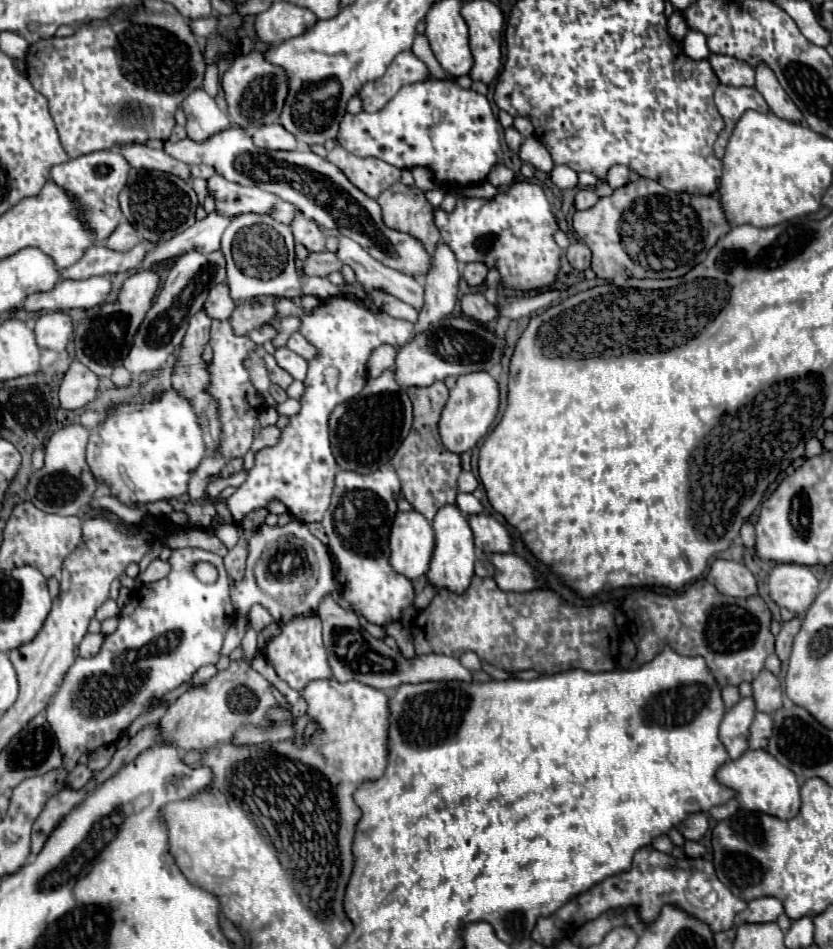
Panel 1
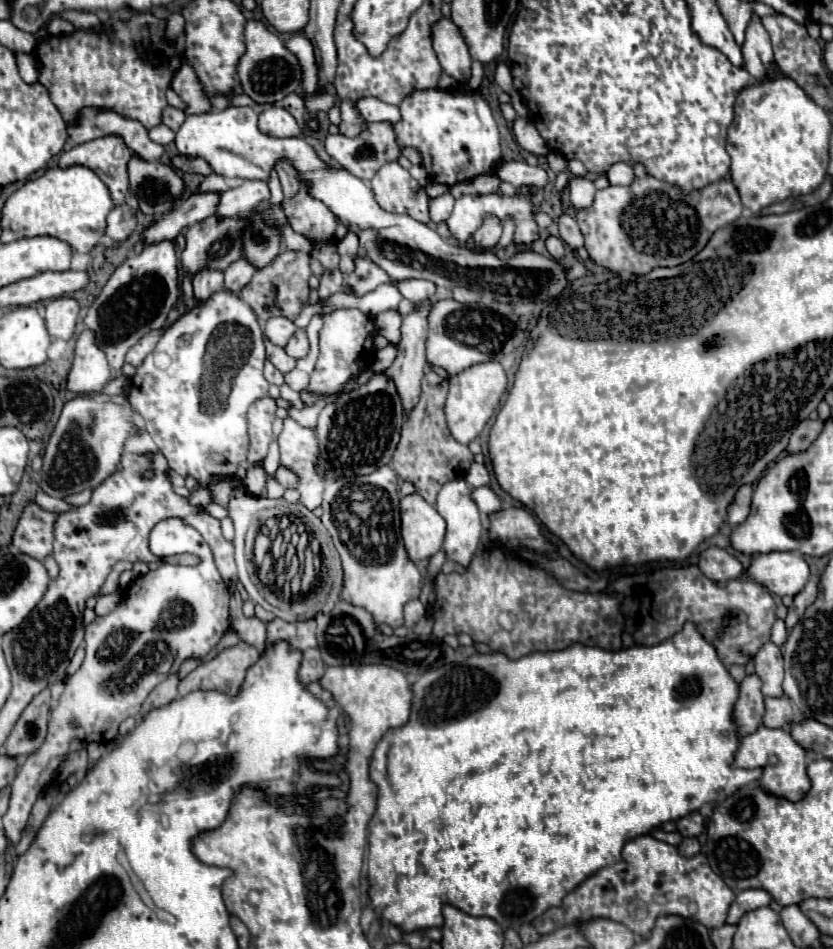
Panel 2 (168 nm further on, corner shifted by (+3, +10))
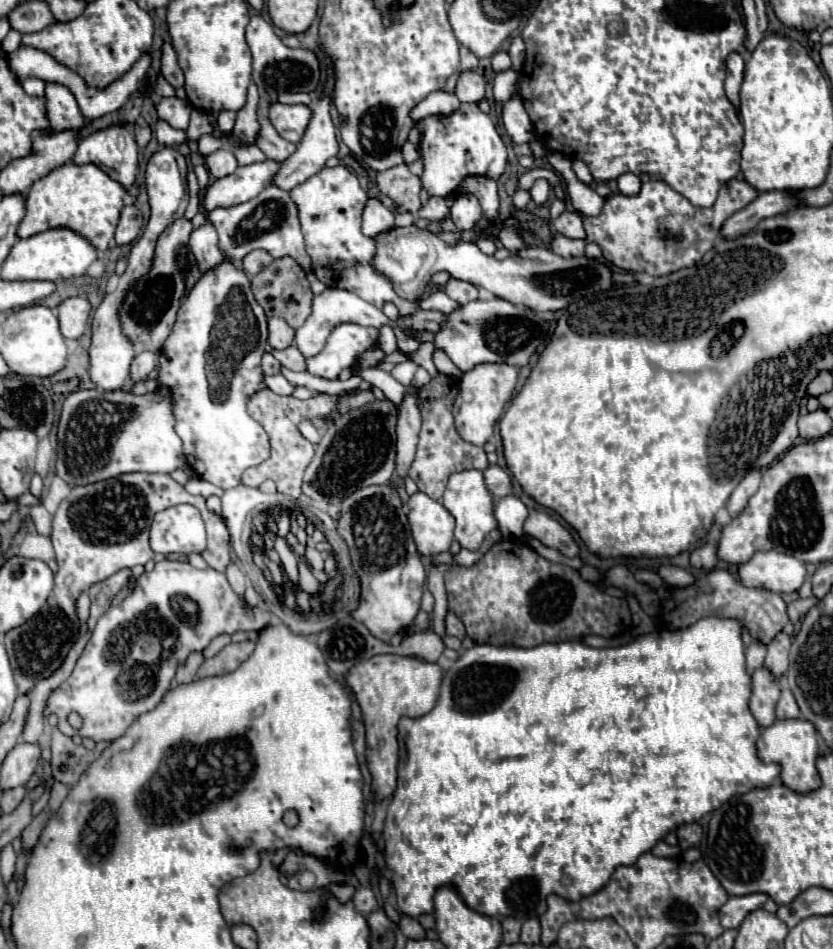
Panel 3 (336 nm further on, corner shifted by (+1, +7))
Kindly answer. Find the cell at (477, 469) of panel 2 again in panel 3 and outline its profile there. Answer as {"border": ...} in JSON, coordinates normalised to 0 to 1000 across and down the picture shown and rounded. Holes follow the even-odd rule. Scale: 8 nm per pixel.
{"border":[[[586,491],[581,495],[581,506],[583,506],[586,516],[591,518],[593,525],[603,525],[603,523],[612,521],[612,514],[615,514],[612,502],[600,491]]]}

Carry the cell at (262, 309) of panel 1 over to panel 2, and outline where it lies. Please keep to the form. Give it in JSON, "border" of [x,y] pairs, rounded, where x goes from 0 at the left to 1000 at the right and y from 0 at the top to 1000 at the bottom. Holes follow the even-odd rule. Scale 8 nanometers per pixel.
{"border":[[[339,262],[324,279],[319,279],[305,288],[300,298],[291,305],[291,315],[305,326],[305,330],[310,330],[310,334],[315,338],[331,334],[331,332],[339,332],[339,334],[346,334],[348,338],[353,338],[370,317],[372,290],[375,290],[372,271],[367,267]]]}

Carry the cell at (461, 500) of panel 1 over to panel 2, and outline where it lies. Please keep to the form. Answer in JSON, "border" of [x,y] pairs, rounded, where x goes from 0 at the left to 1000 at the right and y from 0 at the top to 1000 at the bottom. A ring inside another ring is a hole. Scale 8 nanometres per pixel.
{"border":[[[579,513],[579,515],[569,515],[569,528],[574,532],[574,536],[583,543],[591,543],[591,541],[598,541],[603,536],[603,528],[600,524],[588,515],[588,513]]]}

